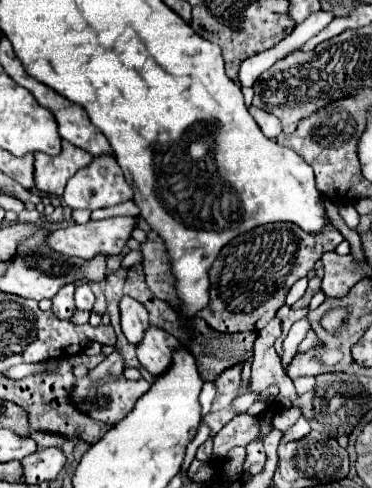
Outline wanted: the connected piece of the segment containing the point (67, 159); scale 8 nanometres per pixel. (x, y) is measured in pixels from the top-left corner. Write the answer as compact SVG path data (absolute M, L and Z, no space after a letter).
M62 139L62 151L58 157L50 157L44 153L34 153L34 179L36 189L46 191L50 195L62 197L66 181L84 165L92 161L92 155L68 141Z

